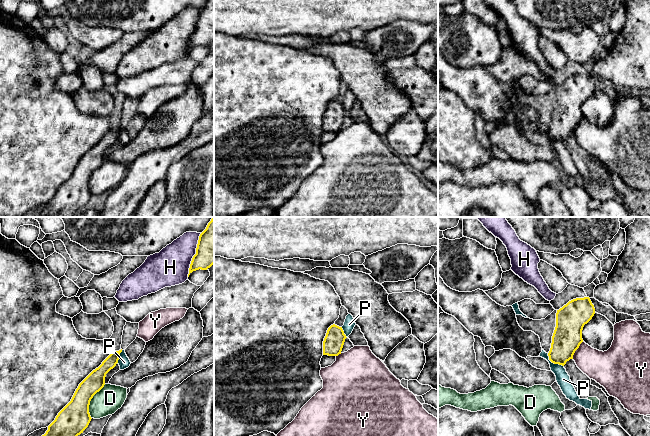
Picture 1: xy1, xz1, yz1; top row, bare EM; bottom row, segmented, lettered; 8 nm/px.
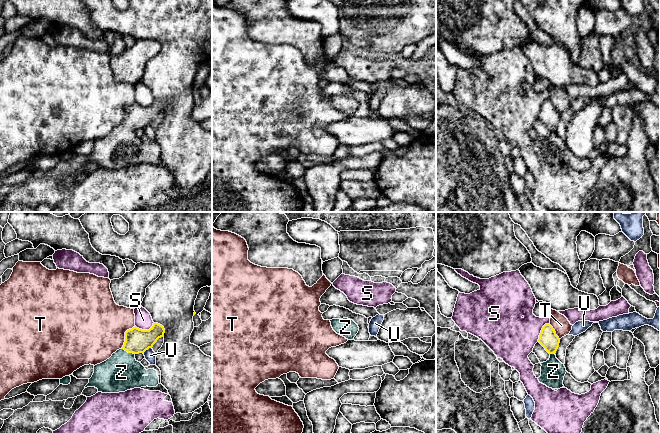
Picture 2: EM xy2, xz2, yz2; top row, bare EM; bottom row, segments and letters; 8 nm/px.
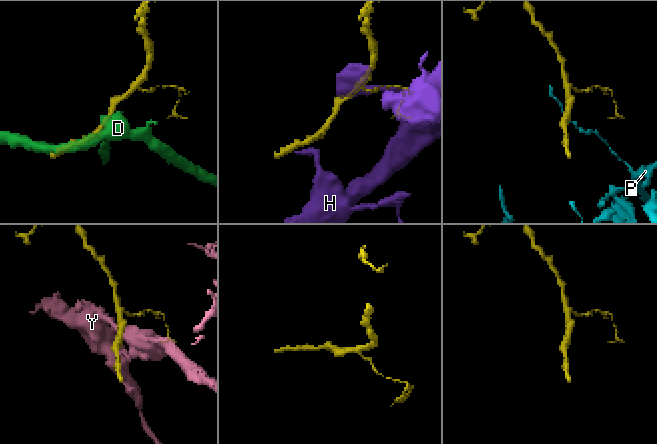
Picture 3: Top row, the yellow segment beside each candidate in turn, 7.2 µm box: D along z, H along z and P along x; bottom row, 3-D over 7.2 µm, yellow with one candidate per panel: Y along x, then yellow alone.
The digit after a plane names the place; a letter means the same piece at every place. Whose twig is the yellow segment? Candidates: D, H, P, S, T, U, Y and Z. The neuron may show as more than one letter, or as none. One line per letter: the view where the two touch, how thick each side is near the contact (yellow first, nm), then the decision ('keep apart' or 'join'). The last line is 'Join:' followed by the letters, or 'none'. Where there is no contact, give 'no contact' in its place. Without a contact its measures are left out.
D: contact in xy1; calibres 240 and 220 nm; keep apart
H: contact in xy1; calibres 260 and 300 nm; keep apart
P: contact in yz1; calibres 240 and 110 nm; keep apart
S: contact in yz2; calibres 150 and 380 nm; keep apart
T: contact in xy2; calibres 190 and 480 nm; keep apart
U: contact in xy2; calibres 190 and 90 nm; keep apart
Y: contact in yz1; calibres 240 and 240 nm; keep apart
Z: contact in xy2; calibres 190 and 300 nm; join
Join: Z

